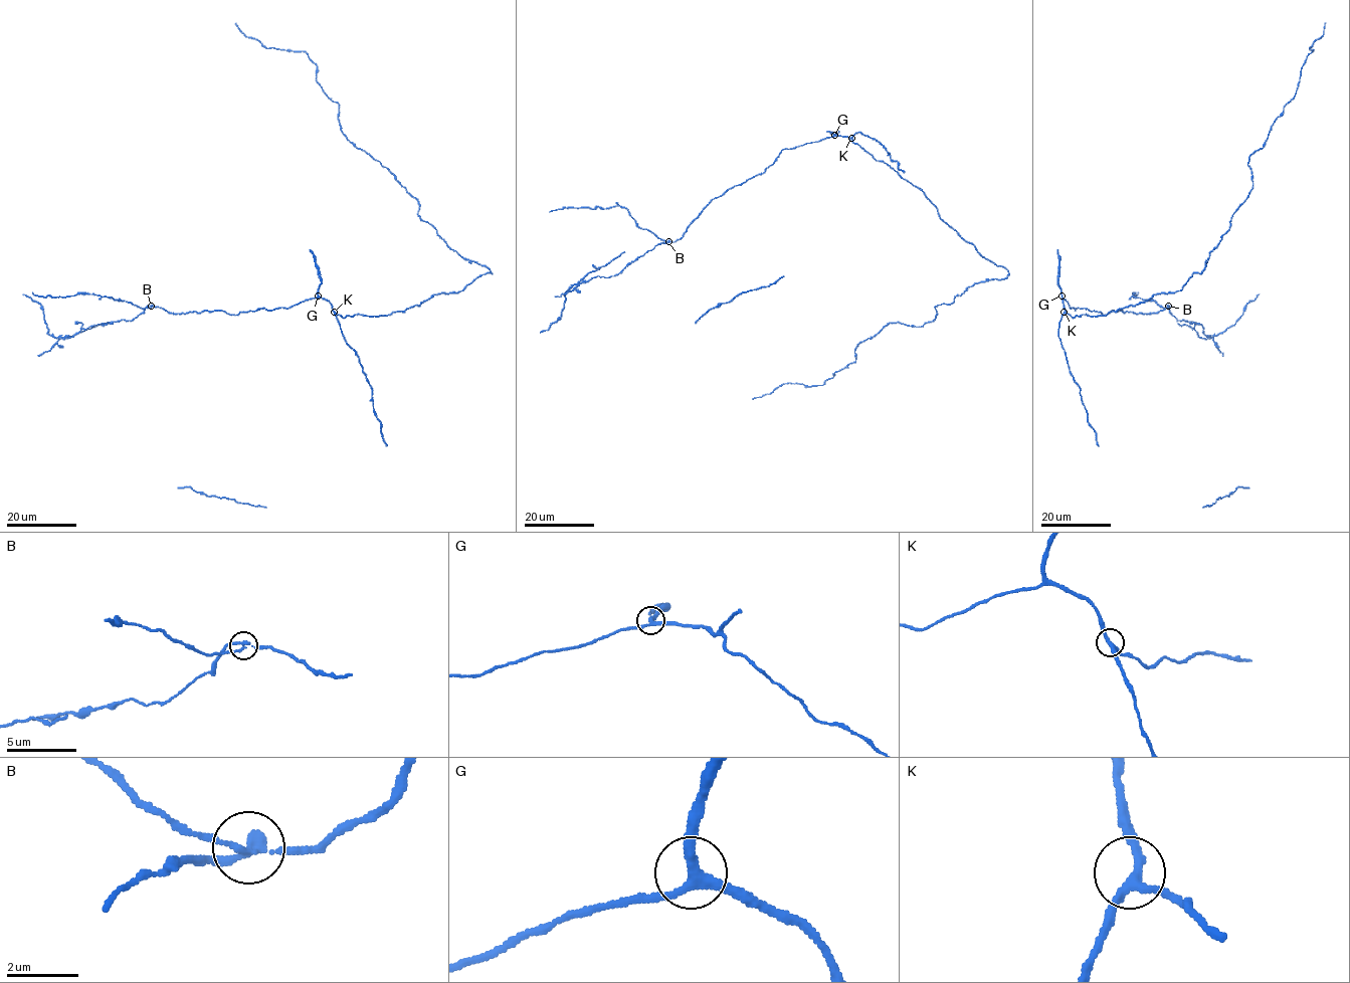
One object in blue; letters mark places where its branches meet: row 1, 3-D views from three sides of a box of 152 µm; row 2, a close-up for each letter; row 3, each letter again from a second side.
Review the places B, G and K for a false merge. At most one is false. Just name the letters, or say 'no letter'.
B

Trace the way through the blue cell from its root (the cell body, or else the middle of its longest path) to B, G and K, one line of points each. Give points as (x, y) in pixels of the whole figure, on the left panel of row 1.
B: (414, 307), (388, 315), (344, 318), (321, 298), (236, 315), (170, 314), (151, 307)
G: (414, 307), (388, 315), (355, 314), (343, 318), (328, 301), (318, 296)
K: (414, 307), (378, 316), (355, 314), (343, 318), (334, 312)

